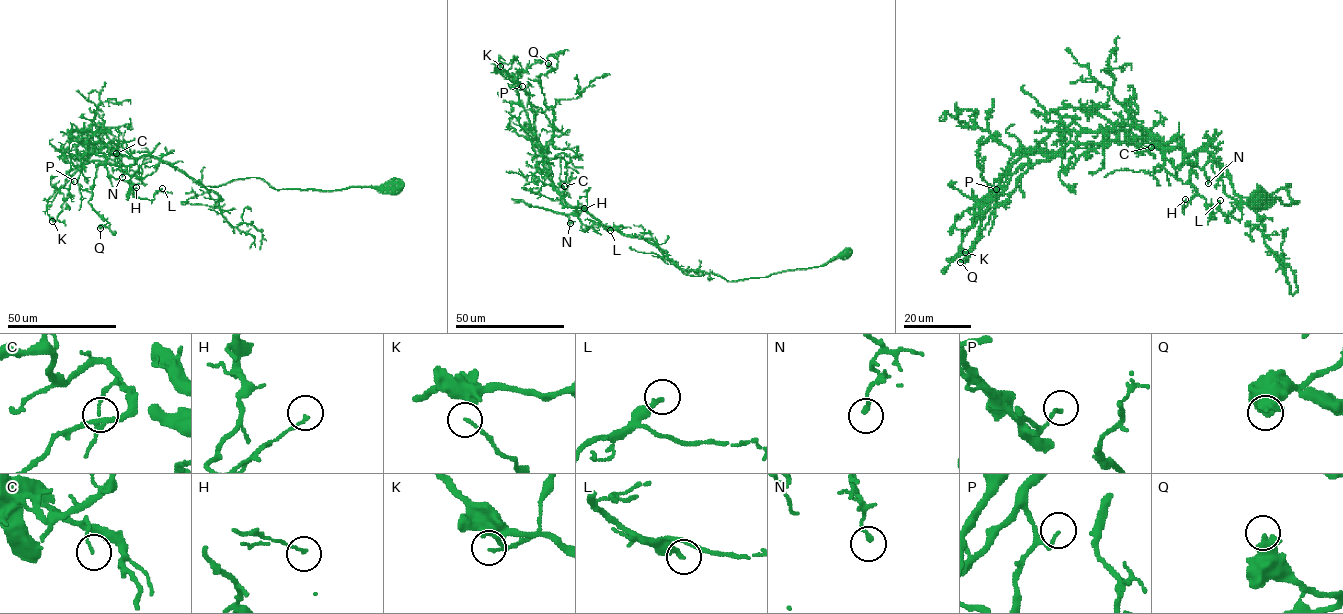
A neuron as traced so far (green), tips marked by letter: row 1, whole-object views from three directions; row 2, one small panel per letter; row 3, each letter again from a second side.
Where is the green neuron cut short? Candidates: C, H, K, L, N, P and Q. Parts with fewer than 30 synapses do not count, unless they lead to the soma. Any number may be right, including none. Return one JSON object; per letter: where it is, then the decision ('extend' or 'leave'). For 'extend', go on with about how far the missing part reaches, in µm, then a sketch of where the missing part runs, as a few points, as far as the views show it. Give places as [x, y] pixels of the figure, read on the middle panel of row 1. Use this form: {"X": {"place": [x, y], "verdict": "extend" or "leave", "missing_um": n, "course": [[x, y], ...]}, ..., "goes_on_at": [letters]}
{"C": {"place": [564, 186], "verdict": "leave"}, "H": {"place": [584, 208], "verdict": "leave"}, "K": {"place": [500, 66], "verdict": "leave"}, "L": {"place": [610, 230], "verdict": "leave"}, "N": {"place": [570, 223], "verdict": "leave"}, "P": {"place": [522, 86], "verdict": "leave"}, "Q": {"place": [548, 63], "verdict": "leave"}, "goes_on_at": []}

